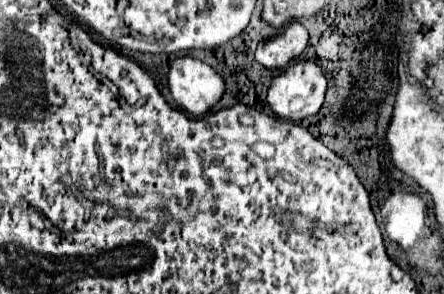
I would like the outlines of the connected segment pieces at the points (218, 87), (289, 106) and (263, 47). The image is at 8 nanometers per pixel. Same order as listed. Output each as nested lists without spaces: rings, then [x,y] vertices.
[[[190,56],[172,62],[168,82],[176,104],[192,116],[210,112],[226,90],[220,74],[216,74],[208,64]]]
[[[306,60],[306,62],[296,62],[290,68],[286,68],[278,78],[272,80],[270,90],[268,90],[268,104],[272,112],[280,118],[286,120],[302,120],[308,116],[314,116],[322,104],[324,104],[324,94],[326,94],[326,78],[324,72],[318,64]]]
[[[292,22],[278,36],[258,44],[256,60],[270,70],[286,68],[296,56],[300,56],[304,52],[306,46],[308,46],[306,28],[298,22]]]

